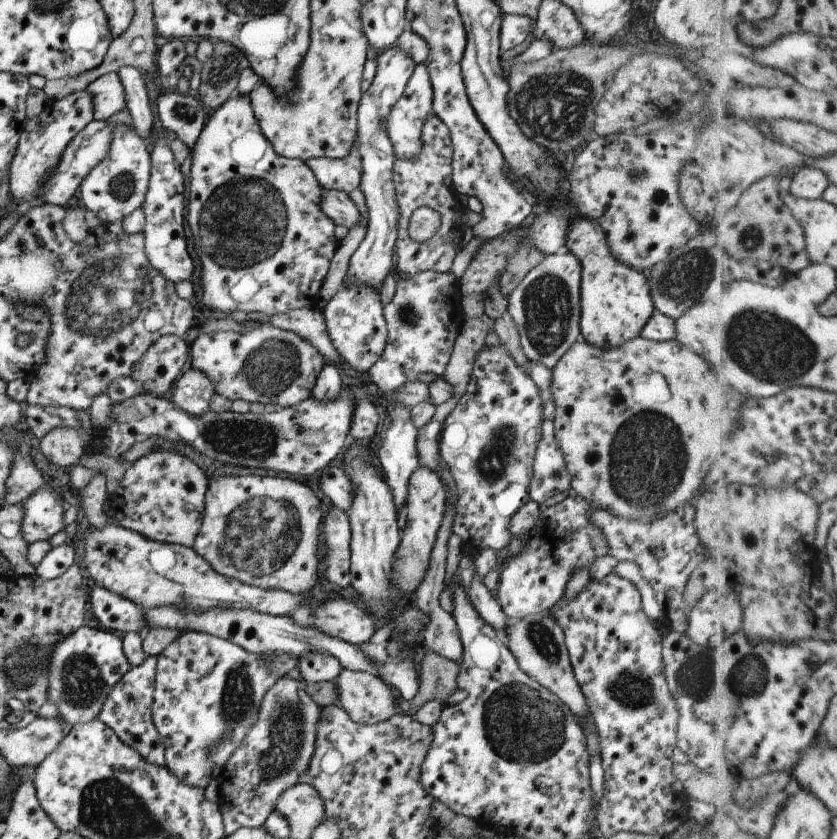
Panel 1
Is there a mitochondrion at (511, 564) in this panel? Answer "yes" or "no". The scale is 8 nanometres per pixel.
no

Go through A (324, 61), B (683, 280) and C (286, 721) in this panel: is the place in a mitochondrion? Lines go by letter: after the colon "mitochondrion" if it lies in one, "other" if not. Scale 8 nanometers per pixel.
A: other
B: mitochondrion
C: mitochondrion

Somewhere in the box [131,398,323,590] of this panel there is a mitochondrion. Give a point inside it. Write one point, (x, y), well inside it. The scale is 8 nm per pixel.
(260, 534)

